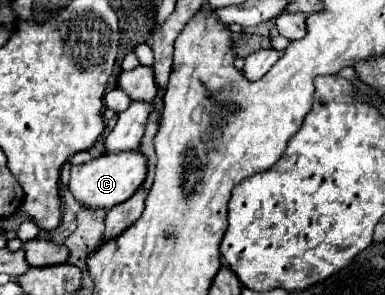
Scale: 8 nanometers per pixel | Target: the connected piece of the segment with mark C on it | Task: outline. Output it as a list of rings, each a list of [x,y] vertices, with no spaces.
[[[118,151],[106,153],[88,163],[74,165],[70,173],[70,193],[84,203],[88,209],[110,209],[126,199],[130,199],[138,187],[144,183],[148,173],[148,157],[140,151]]]

